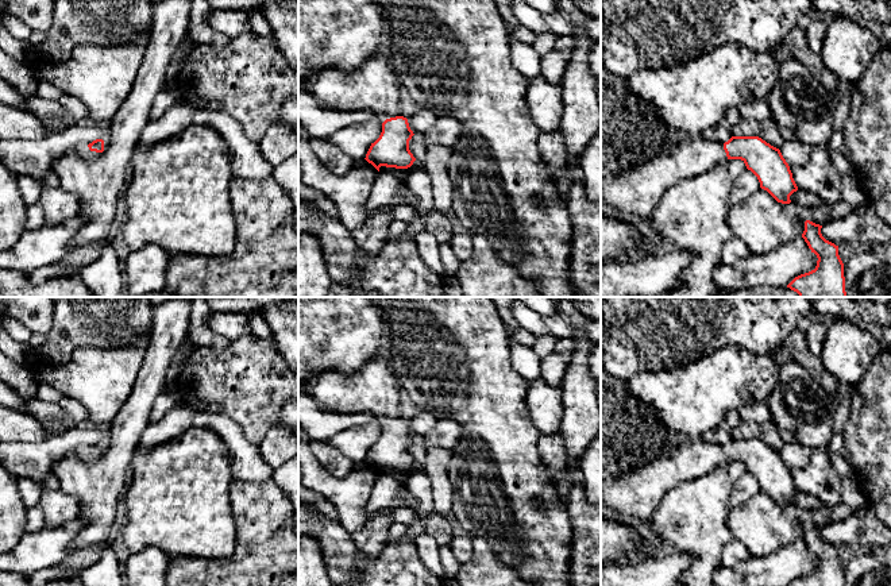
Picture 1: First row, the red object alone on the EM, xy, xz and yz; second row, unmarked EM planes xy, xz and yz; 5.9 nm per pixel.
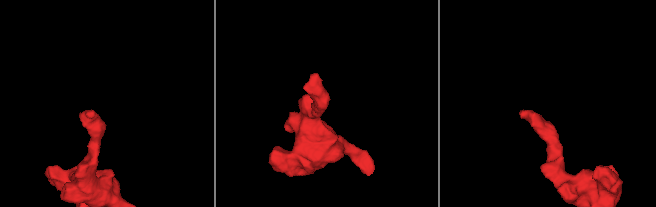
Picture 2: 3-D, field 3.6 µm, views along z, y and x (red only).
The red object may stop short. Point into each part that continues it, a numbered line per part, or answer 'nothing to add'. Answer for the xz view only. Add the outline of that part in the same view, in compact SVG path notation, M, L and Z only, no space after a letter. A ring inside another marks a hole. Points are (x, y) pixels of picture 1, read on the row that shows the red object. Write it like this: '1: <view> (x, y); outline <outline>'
1: xz (374, 85); outline M378 50L355 72L323 70L305 90L335 109L371 109L385 120L402 116L400 100L404 90L390 61Z

